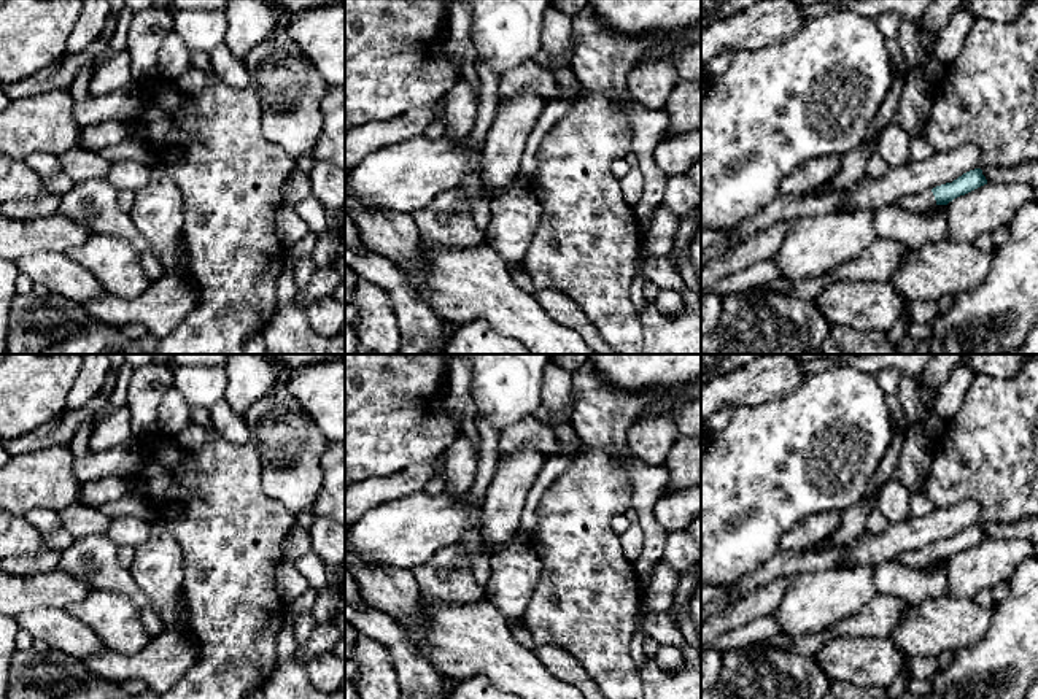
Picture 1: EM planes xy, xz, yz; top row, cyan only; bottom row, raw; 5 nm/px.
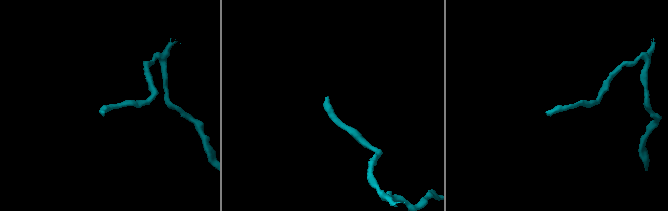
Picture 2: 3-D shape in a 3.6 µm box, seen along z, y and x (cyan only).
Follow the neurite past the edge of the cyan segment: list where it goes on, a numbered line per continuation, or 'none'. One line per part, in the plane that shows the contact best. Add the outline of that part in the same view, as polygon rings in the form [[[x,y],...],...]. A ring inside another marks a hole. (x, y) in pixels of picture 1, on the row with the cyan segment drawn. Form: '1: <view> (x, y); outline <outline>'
1: yz (917, 204); outline [[[931,189],[912,197],[900,197],[893,205],[898,205],[911,213],[925,213],[936,205]]]

